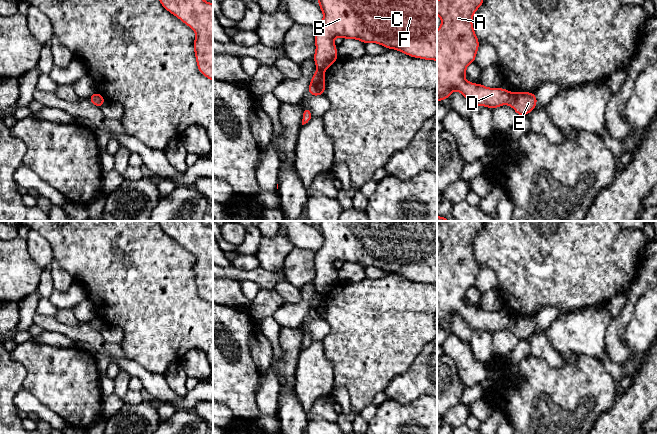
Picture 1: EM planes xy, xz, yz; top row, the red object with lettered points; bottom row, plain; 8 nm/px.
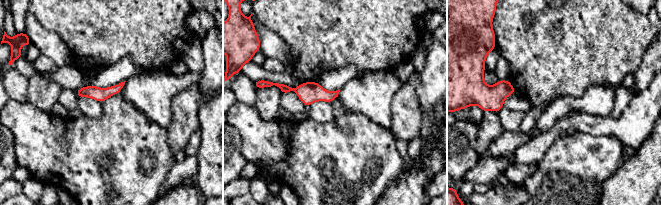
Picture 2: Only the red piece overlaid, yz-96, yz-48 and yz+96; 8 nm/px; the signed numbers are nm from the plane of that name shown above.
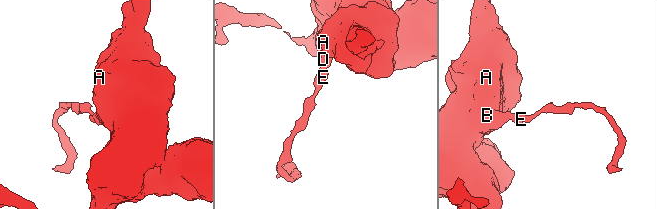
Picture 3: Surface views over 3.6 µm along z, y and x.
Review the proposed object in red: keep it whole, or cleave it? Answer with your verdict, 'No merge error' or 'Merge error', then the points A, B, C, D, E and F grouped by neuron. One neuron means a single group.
Merge error. Groups: A B C D F / E

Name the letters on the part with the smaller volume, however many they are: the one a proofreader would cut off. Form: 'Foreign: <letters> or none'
Foreign: E

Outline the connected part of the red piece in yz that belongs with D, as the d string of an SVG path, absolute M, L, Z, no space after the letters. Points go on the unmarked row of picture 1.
M443 221L442 223L437 223L437 239L439 239L442 244L442 247L441 247L439 253L437 254L437 325L442 325L444 323L448 324L450 318L456 314L456 315L459 315L467 323L467 325L469 326L469 328L472 331L485 330L485 331L489 331L492 334L494 334L495 332L499 331L499 330L508 328L508 325L510 323L510 316L507 313L503 313L500 311L499 312L488 312L488 311L484 310L483 308L471 307L464 302L464 300L466 299L466 292L469 288L475 286L476 278L477 278L477 275L479 272L479 263L476 261L476 258L474 256L474 252L472 249L472 242L473 242L476 234L480 232L480 230L483 228L483 226L484 226L484 221Z

